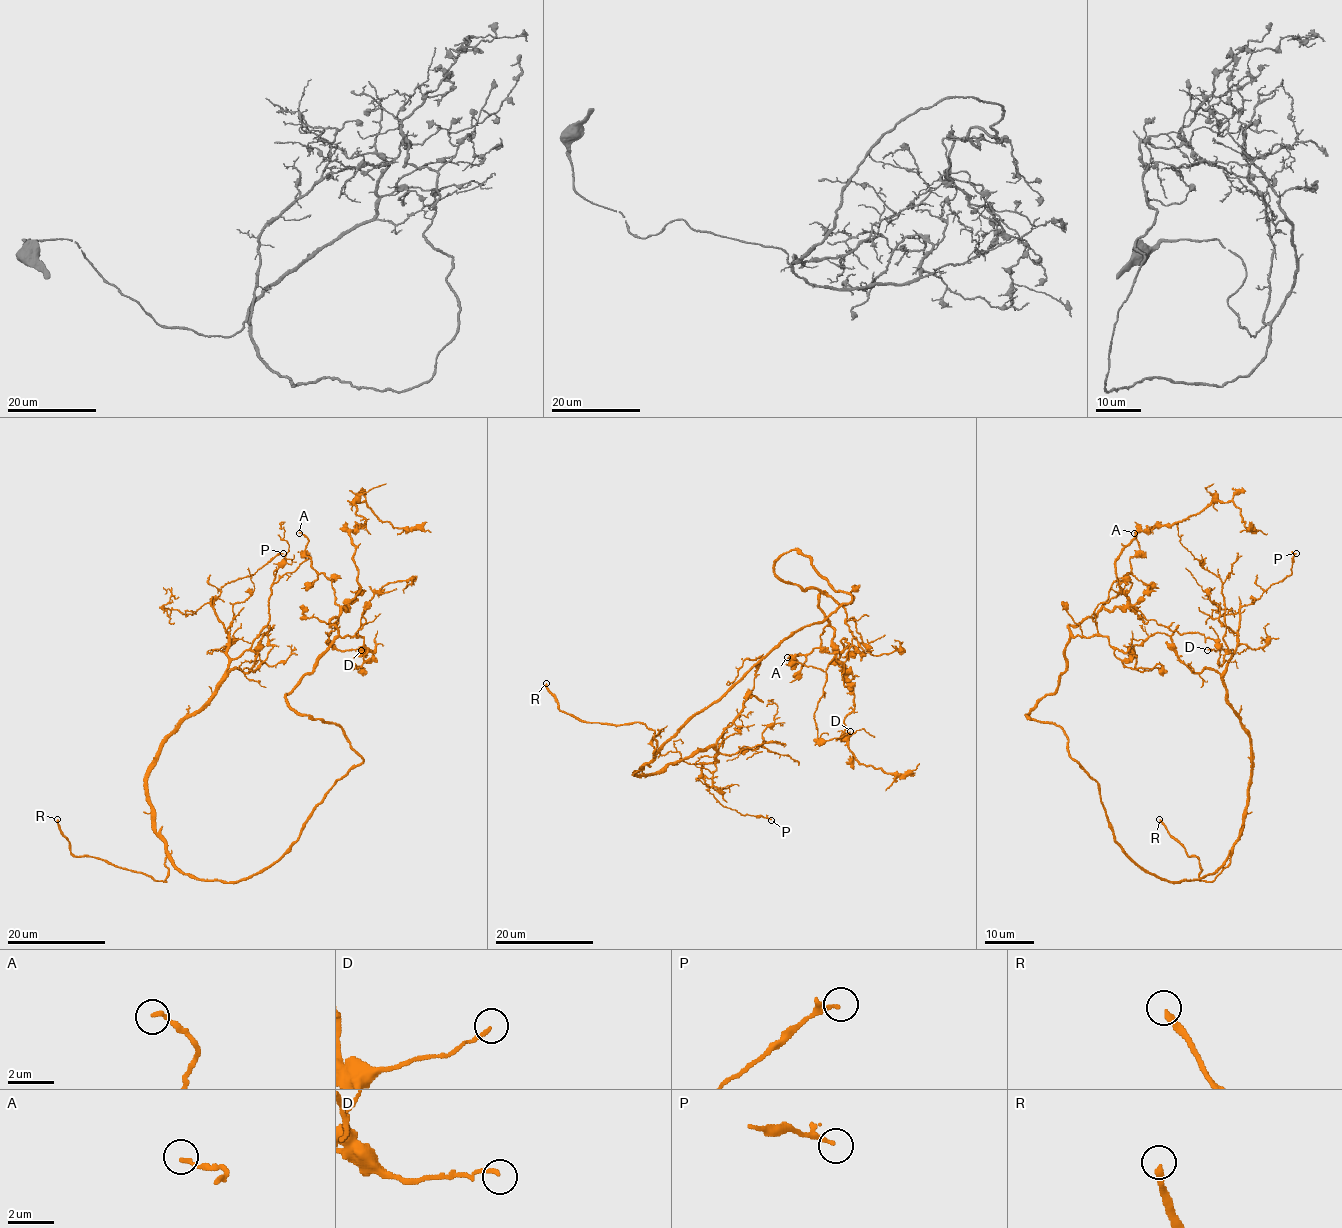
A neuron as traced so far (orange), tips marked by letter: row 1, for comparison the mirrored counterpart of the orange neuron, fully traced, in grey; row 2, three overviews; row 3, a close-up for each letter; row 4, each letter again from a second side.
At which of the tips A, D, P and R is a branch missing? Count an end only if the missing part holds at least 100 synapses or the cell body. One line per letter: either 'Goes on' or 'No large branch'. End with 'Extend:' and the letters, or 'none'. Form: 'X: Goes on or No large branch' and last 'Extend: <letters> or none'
A: No large branch
D: No large branch
P: No large branch
R: Goes on
Extend: R

